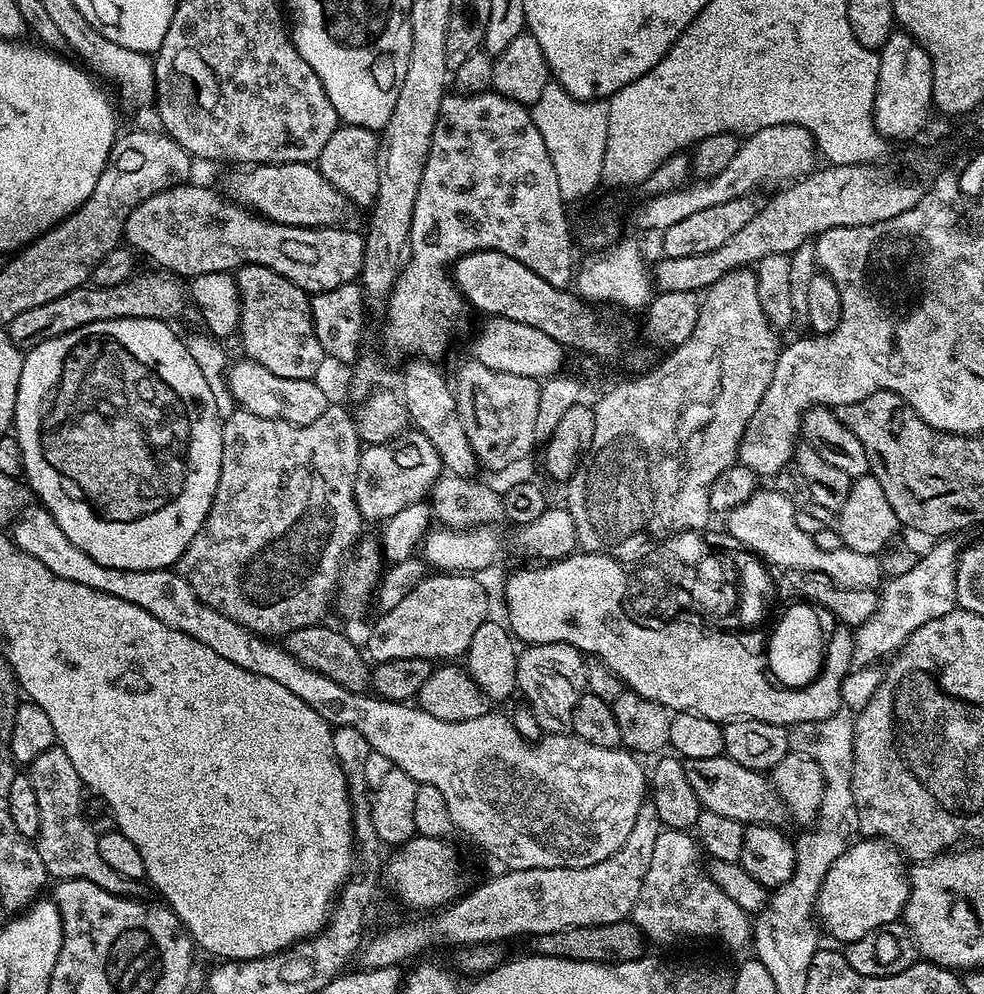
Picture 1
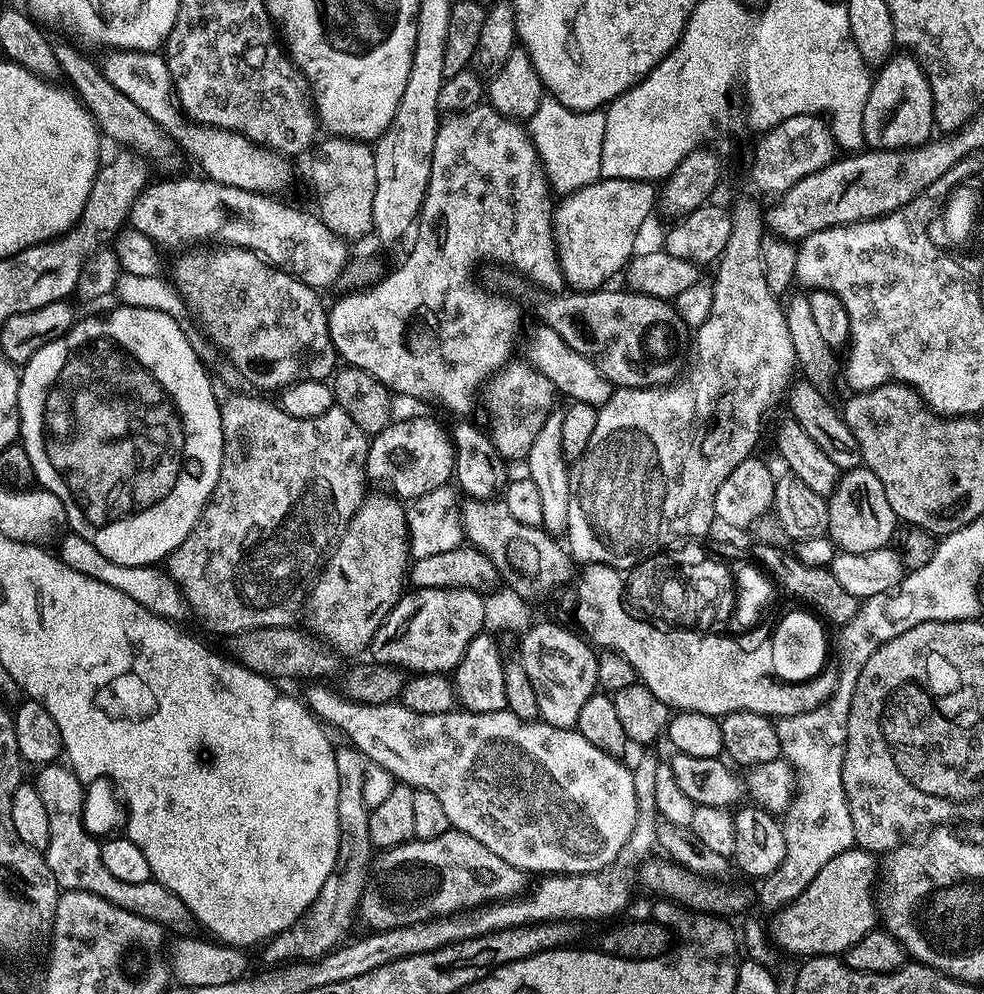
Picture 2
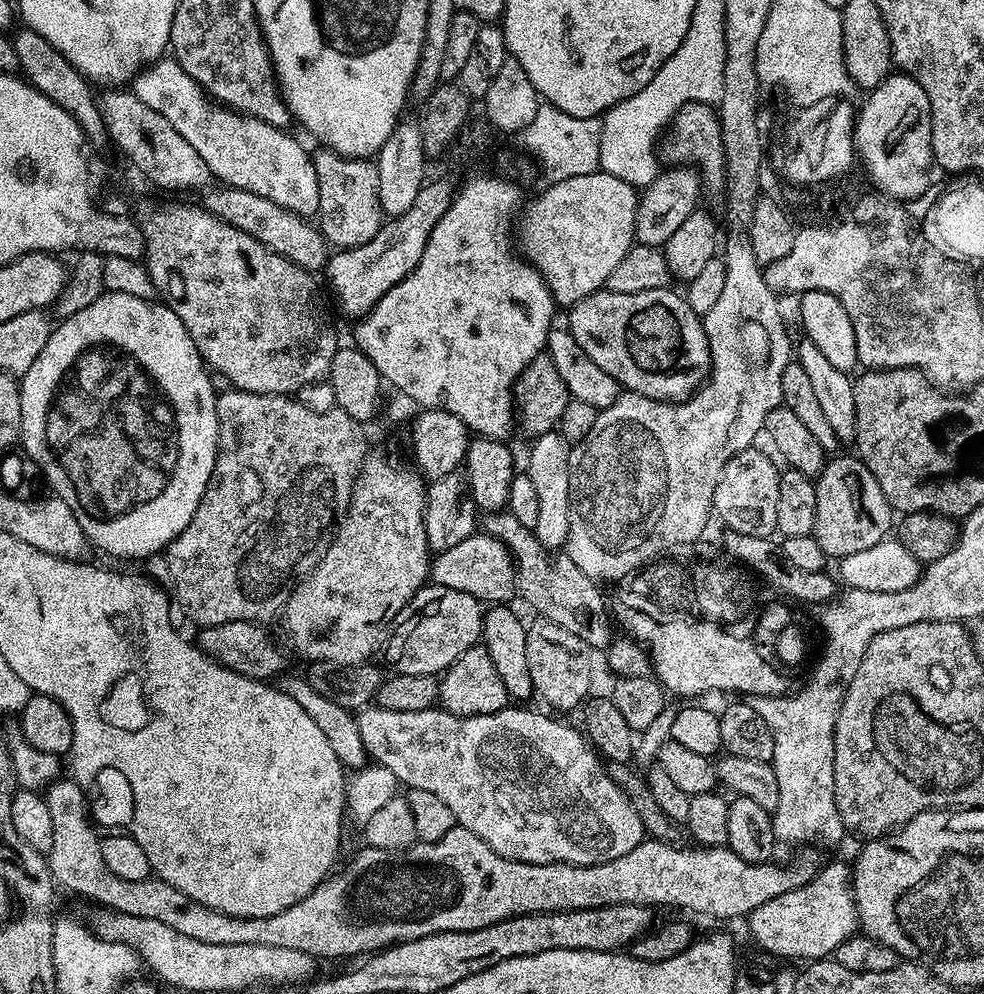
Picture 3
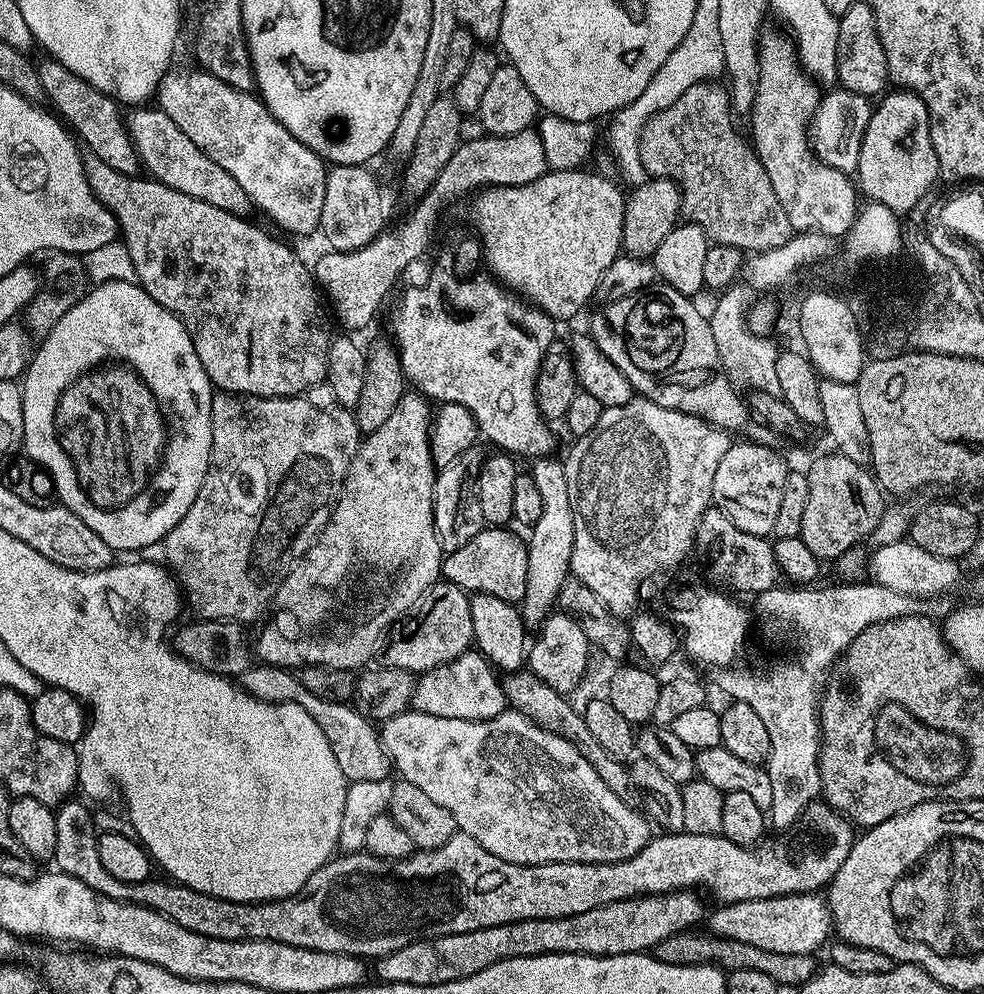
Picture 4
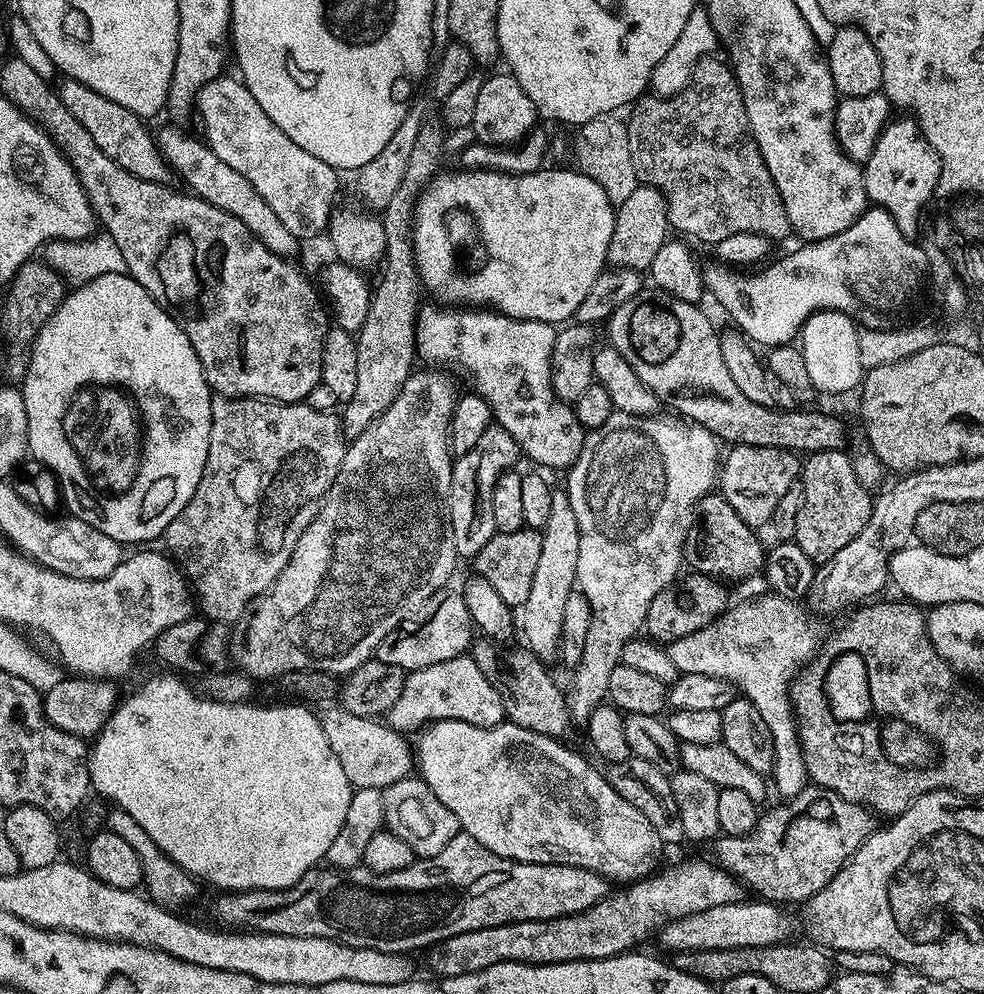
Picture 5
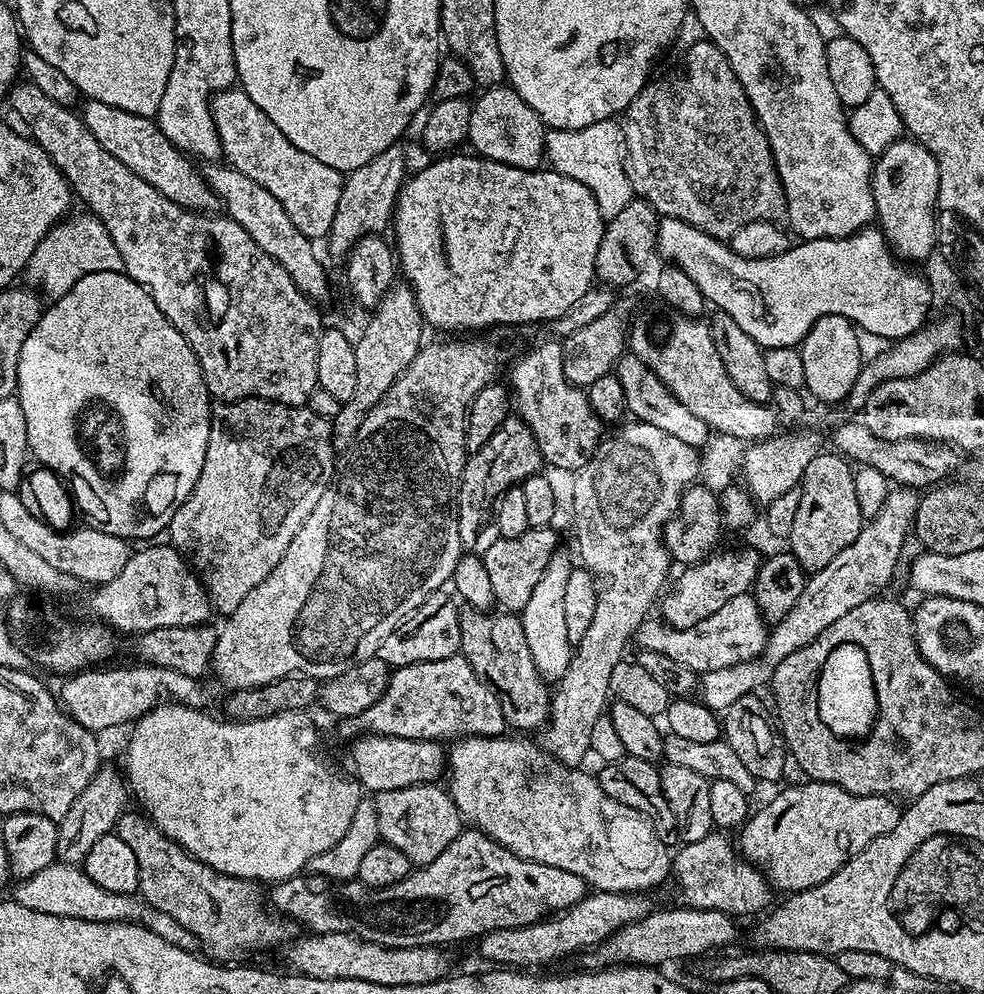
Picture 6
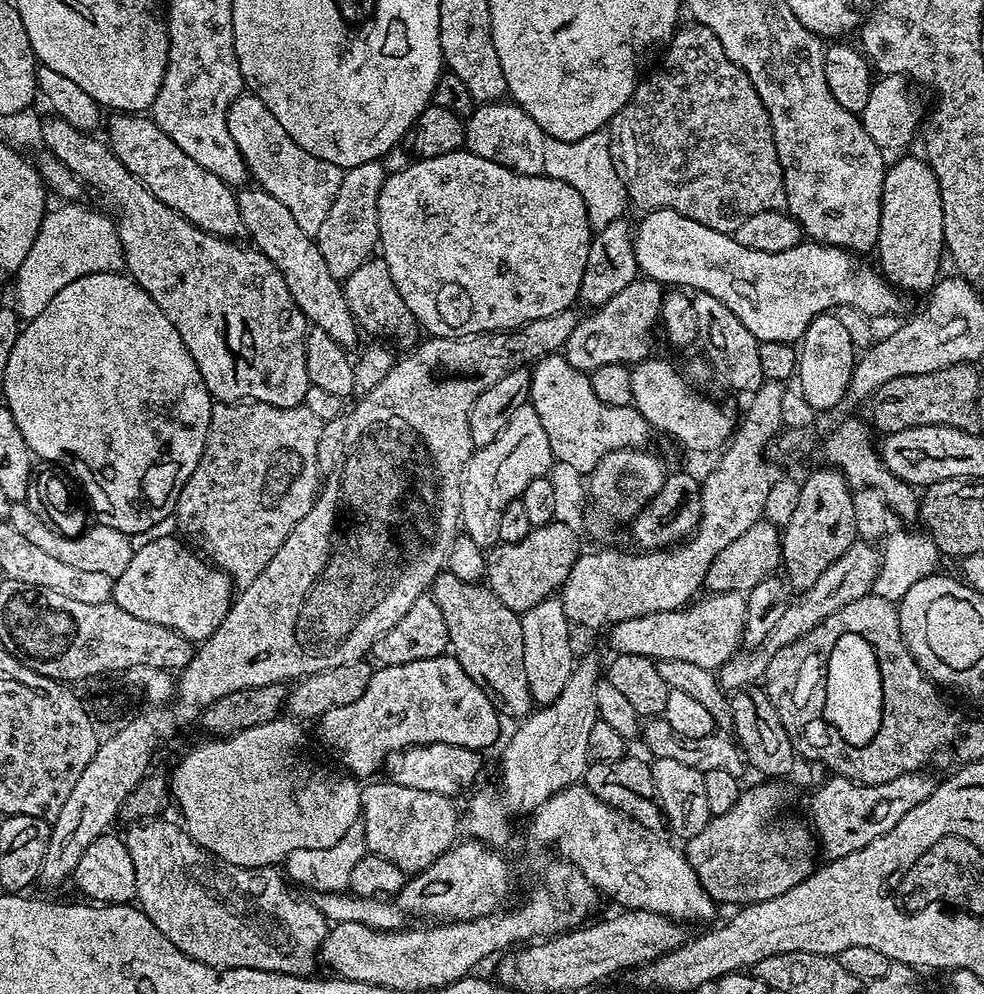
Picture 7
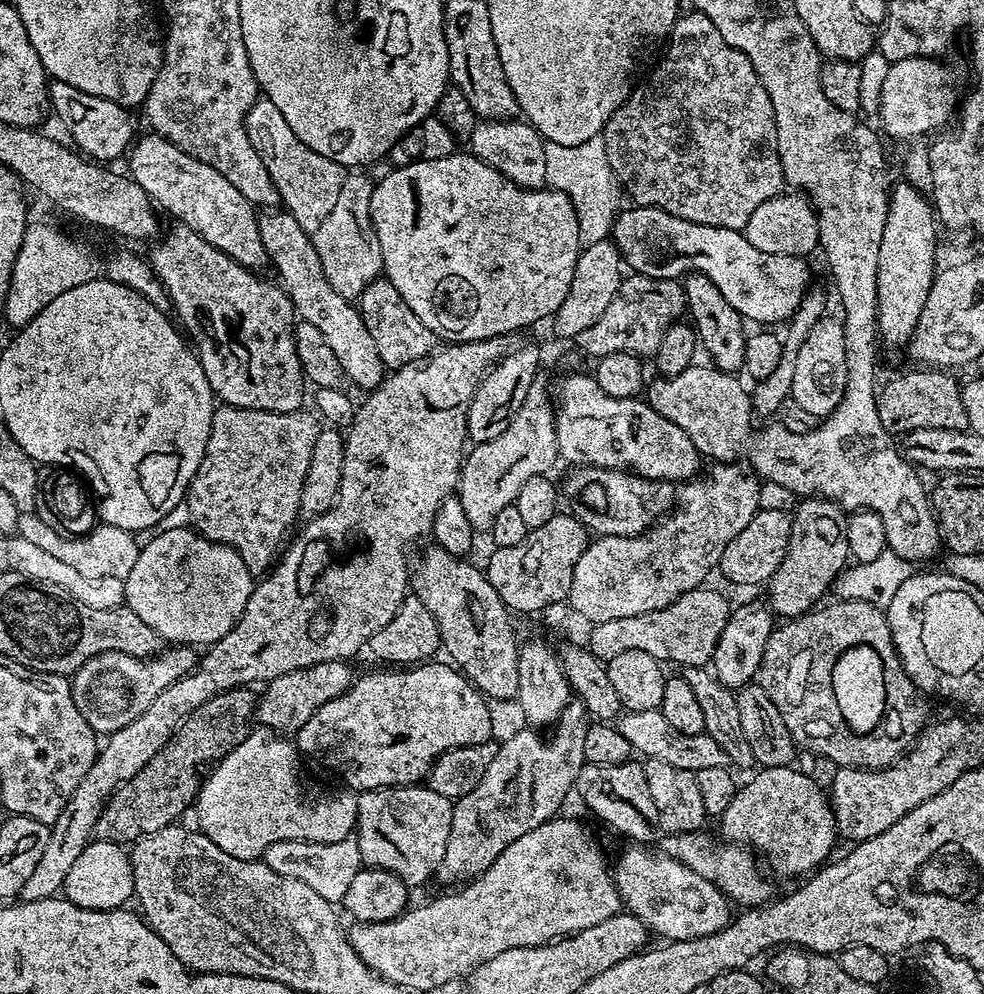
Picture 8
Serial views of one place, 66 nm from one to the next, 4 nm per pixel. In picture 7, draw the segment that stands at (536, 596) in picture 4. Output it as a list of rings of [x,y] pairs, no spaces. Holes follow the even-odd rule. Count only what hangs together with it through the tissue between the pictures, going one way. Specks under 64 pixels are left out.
[[[560,598],[538,602],[538,606],[528,609],[521,615],[520,620],[524,641],[523,659],[530,694],[537,705],[553,704],[565,689],[566,682],[570,682],[570,674],[574,667],[572,636],[568,633],[570,621],[568,615],[564,613],[563,602]]]

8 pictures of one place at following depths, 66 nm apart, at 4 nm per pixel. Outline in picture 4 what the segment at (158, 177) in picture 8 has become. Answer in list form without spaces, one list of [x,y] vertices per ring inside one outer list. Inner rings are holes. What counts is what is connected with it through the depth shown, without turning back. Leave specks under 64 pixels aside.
[[[44,58],[44,61],[39,61],[36,64],[36,73],[38,82],[42,82],[44,100],[54,109],[55,115],[59,116],[75,133],[79,143],[91,155],[102,158],[106,166],[118,170],[118,174],[137,175],[136,151],[128,133],[125,117],[122,115],[121,105],[117,104],[112,97],[102,94],[102,90],[90,86],[90,82],[74,74],[74,70],[66,70],[66,66],[62,66],[57,60]]]

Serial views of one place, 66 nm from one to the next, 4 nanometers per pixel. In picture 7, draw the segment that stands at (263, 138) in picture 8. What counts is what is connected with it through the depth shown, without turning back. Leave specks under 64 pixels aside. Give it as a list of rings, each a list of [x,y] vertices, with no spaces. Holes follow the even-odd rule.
[[[242,94],[232,104],[228,111],[228,125],[230,136],[234,138],[245,164],[248,165],[251,177],[254,180],[256,178],[255,183],[274,198],[278,198],[278,202],[282,202],[282,206],[286,206],[286,210],[294,214],[294,222],[298,222],[298,226],[302,226],[308,236],[315,237],[317,230],[322,227],[322,221],[326,219],[326,214],[330,214],[330,206],[334,206],[334,198],[338,198],[338,186],[342,186],[345,169],[322,158],[314,158],[314,154],[302,150],[302,146],[298,146],[298,142],[294,142],[294,138],[290,138],[286,130],[282,130],[278,118],[270,114],[270,110],[255,94]]]

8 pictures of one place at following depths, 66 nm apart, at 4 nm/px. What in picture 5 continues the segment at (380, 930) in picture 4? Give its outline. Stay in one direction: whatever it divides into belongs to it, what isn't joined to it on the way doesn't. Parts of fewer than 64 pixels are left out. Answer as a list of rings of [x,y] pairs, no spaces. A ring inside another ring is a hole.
[[[805,786],[797,796],[780,802],[777,808],[757,819],[754,830],[747,836],[721,835],[715,841],[716,856],[714,860],[724,871],[741,881],[749,893],[755,894],[759,899],[775,902],[781,906],[807,902],[811,896],[818,894],[834,874],[855,854],[866,842],[871,832],[878,827],[878,820],[871,808],[864,808],[849,800],[843,800],[825,788]],[[460,831],[457,836],[450,838],[450,842],[446,842],[444,849],[438,850],[438,854],[418,858],[406,866],[406,870],[375,872],[363,866],[317,866],[302,874],[294,886],[282,890],[216,894],[208,912],[224,930],[251,930],[298,938],[330,938],[346,946],[412,954],[415,948],[427,950],[434,944],[441,944],[446,938],[454,938],[454,934],[466,934],[470,930],[578,914],[602,902],[609,891],[610,881],[594,870],[565,864],[527,864],[507,860],[486,850],[486,846],[470,838],[470,834]]]

